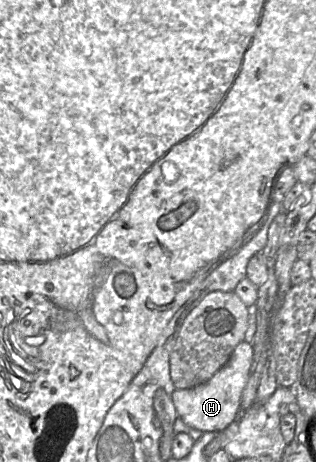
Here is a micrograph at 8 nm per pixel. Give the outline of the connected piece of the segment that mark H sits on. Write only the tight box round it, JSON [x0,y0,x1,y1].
[171,341,254,432]

